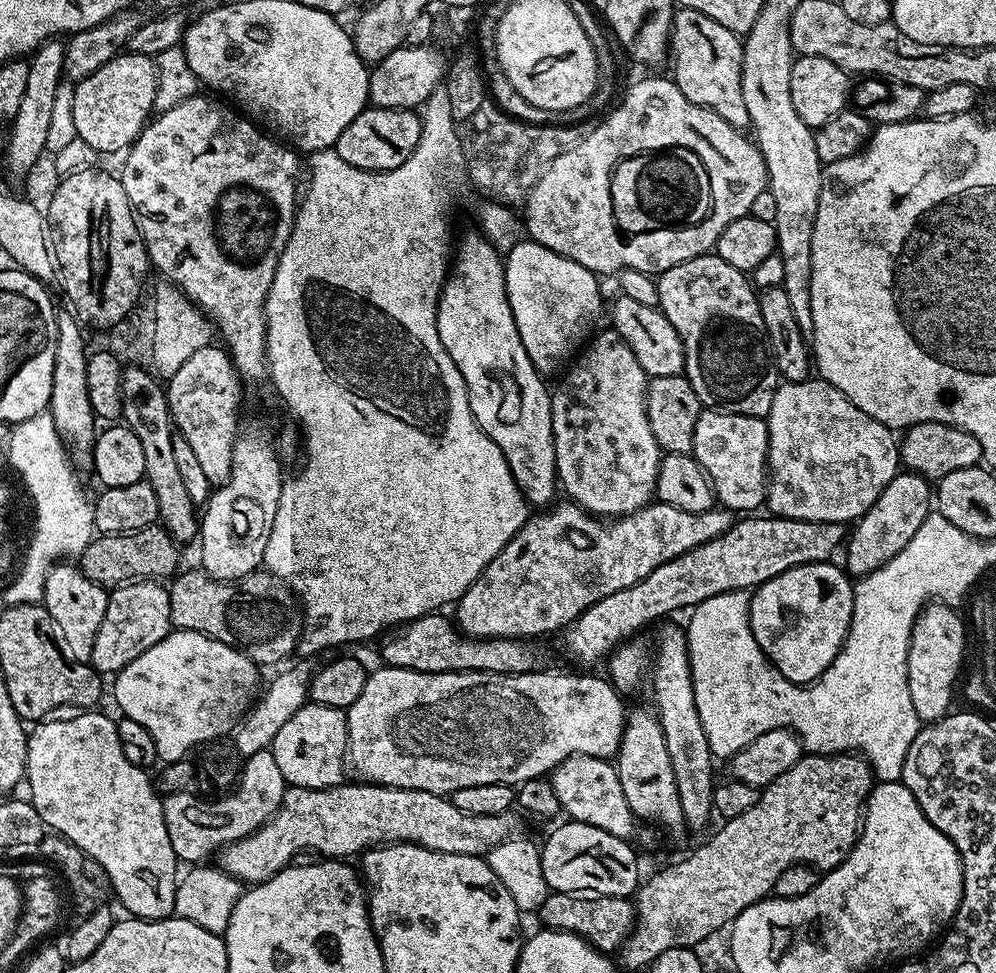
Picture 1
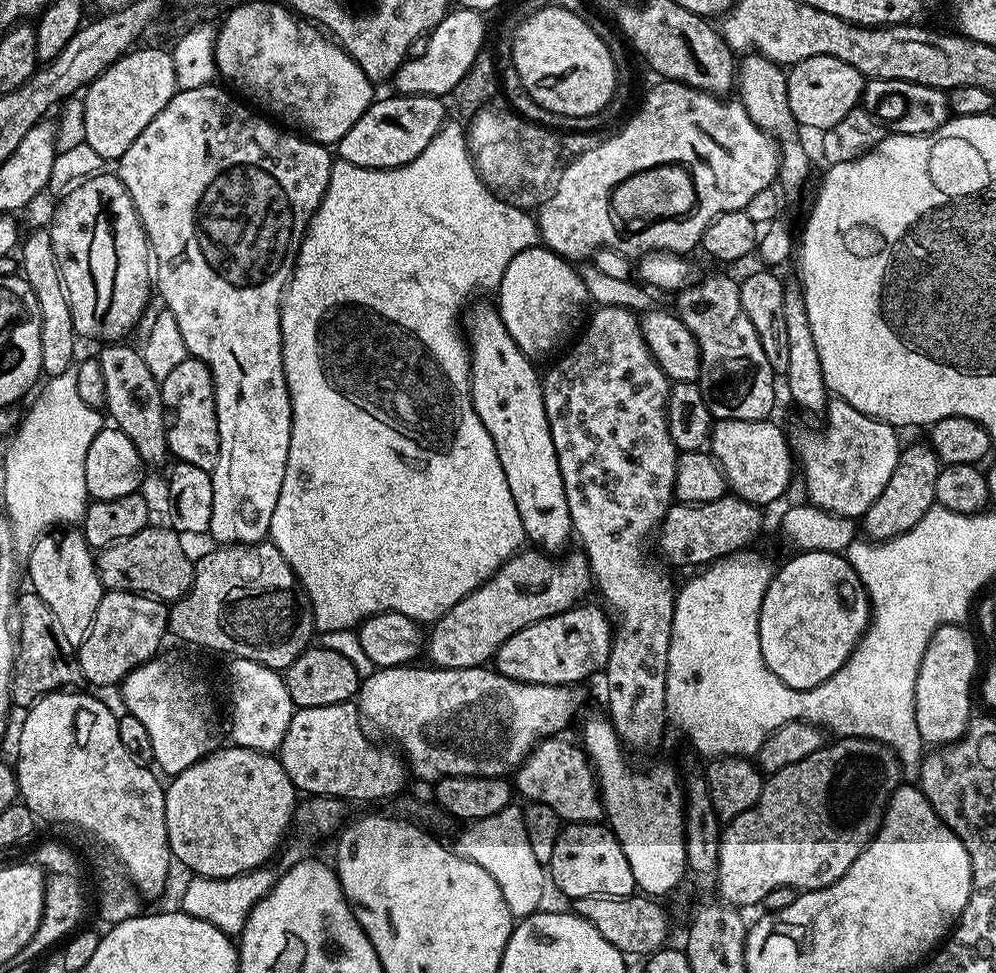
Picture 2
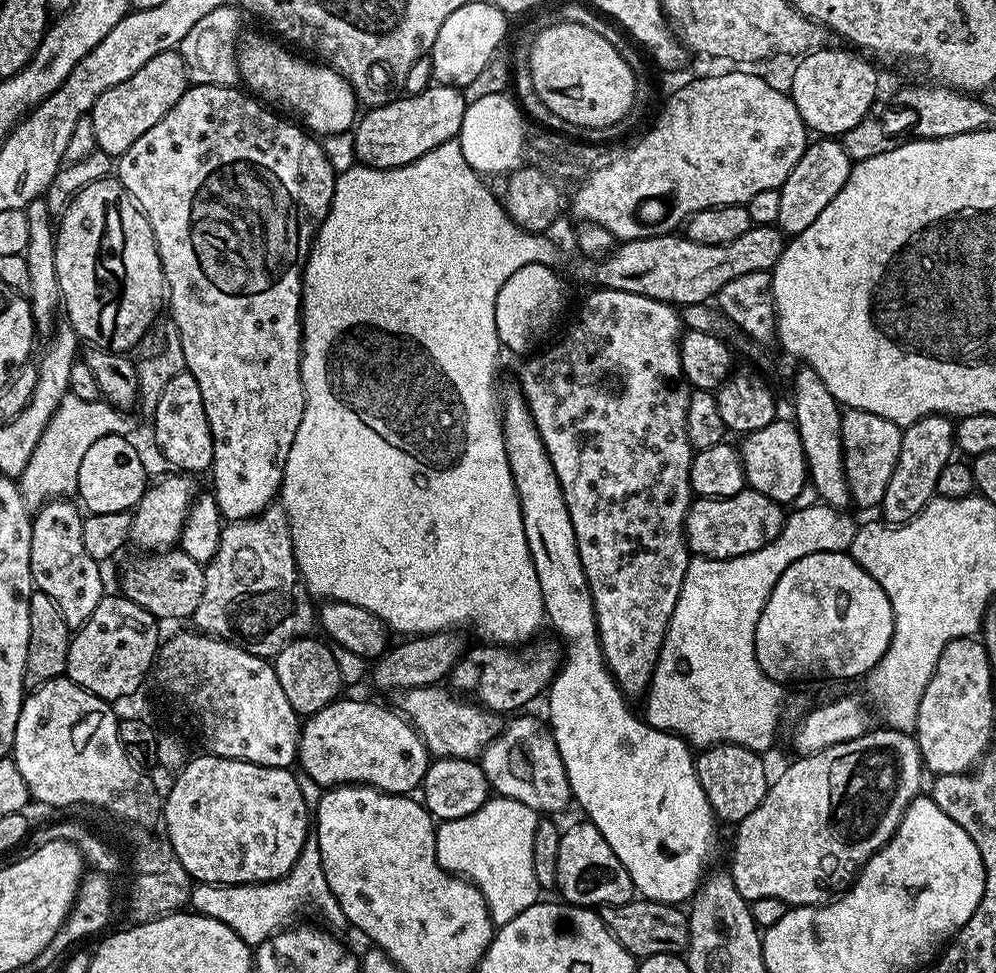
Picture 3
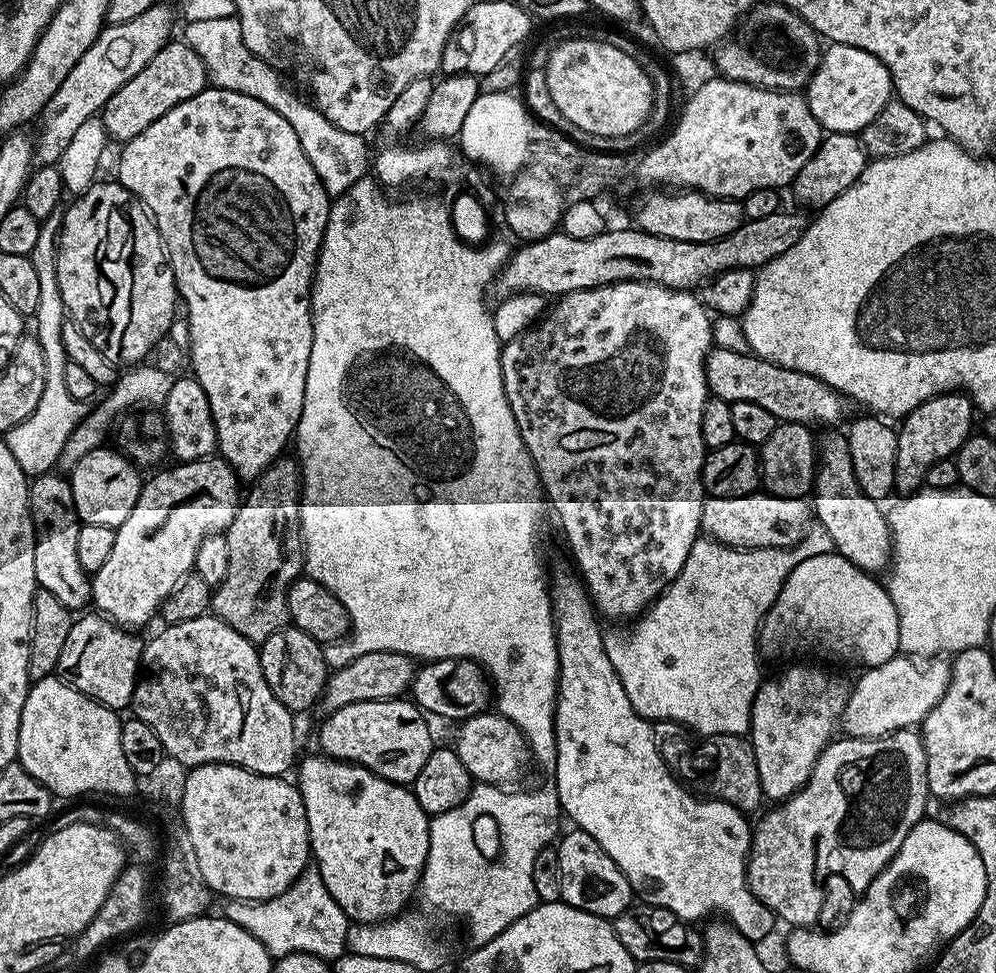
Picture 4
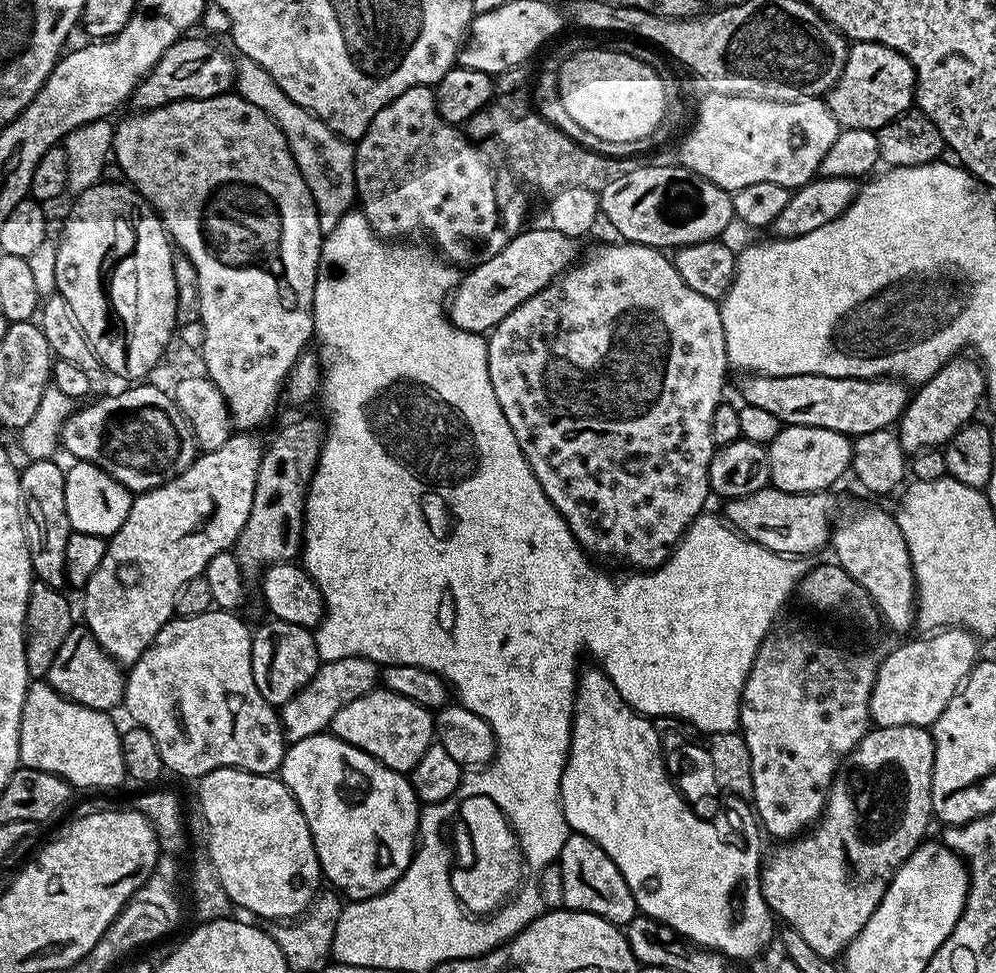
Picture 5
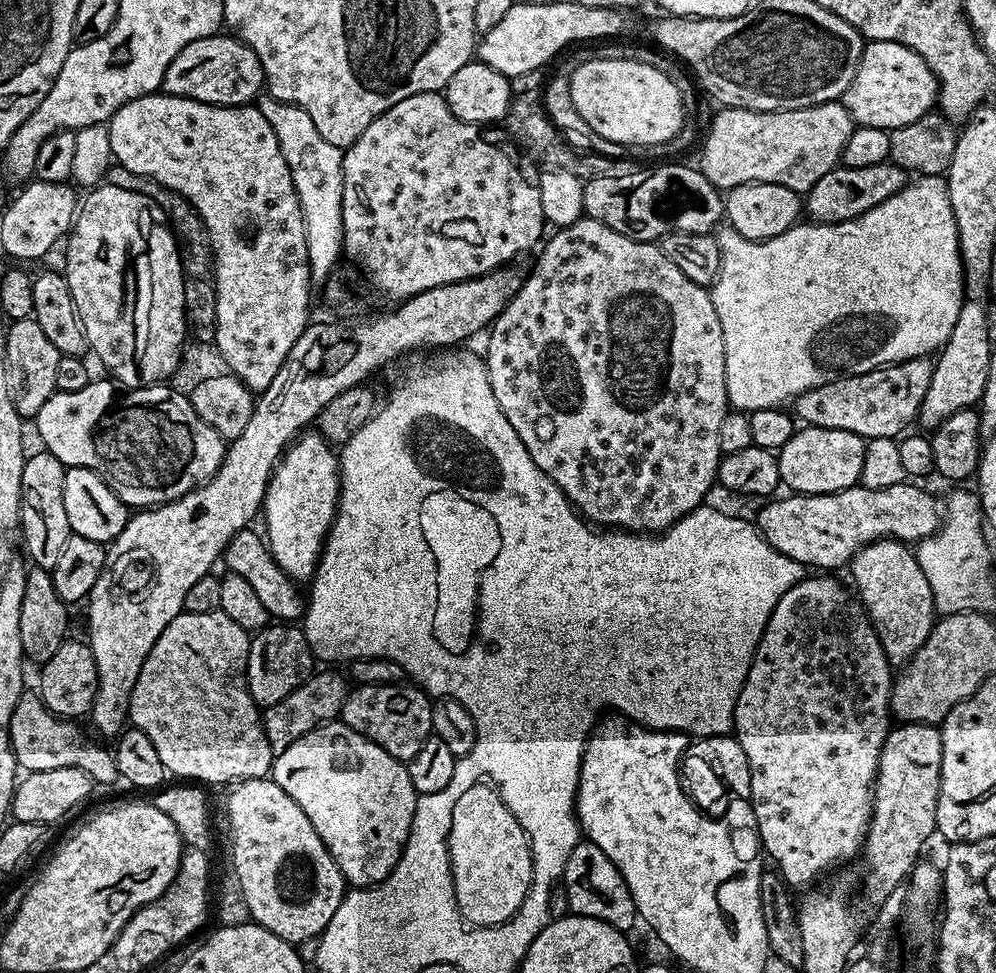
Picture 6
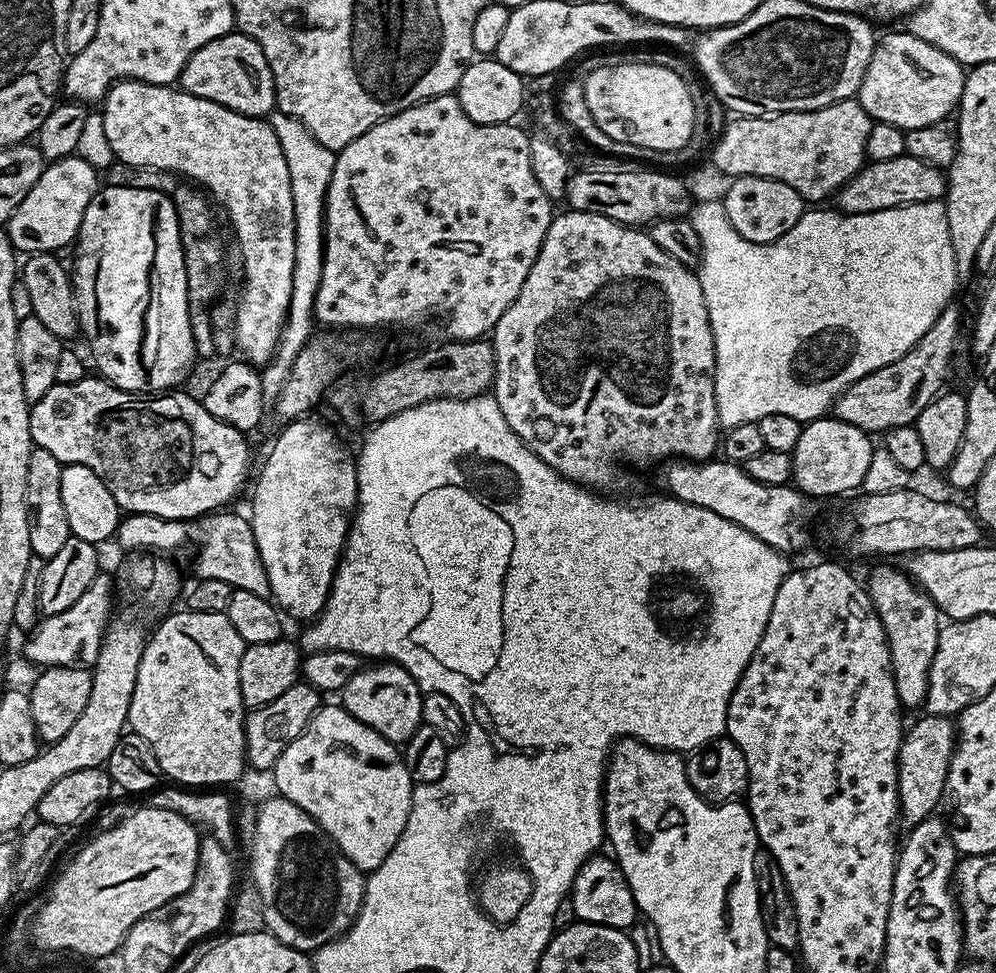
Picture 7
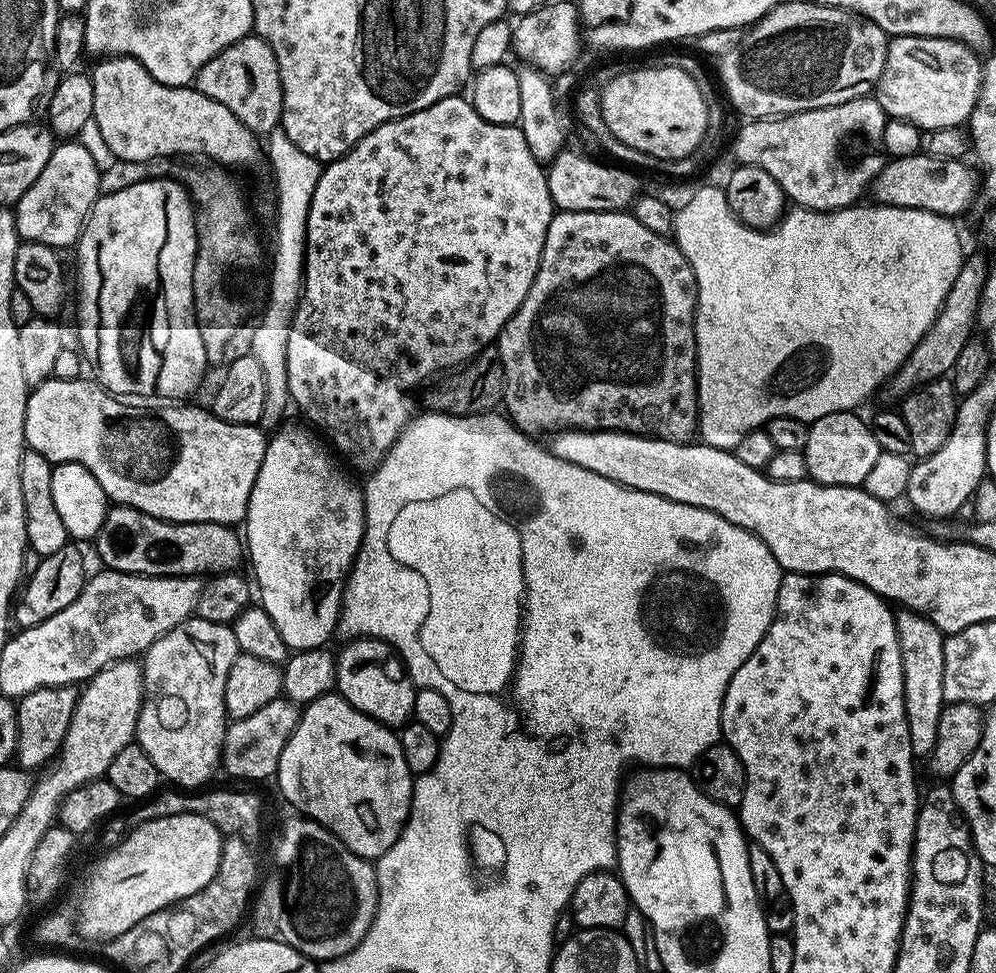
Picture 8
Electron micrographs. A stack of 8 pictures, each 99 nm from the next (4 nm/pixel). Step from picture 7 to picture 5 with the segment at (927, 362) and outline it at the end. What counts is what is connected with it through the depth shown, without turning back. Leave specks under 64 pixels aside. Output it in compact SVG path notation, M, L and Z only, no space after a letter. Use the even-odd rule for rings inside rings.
M748 374L740 384L740 396L749 408L761 408L774 414L781 425L818 426L826 430L841 432L843 436L855 438L870 434L874 430L891 429L904 413L910 399L909 385L895 378L859 380L858 378L830 378L822 374L794 374L793 376L757 376Z

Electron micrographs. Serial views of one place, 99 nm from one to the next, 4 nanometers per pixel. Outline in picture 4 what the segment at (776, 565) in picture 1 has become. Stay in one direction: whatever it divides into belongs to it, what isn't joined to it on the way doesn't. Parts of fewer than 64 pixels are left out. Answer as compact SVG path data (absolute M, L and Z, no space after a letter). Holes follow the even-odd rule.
M446 658L445 660L430 660L417 667L410 699L421 712L429 717L441 716L444 720L469 720L480 712L490 708L490 677L478 662L466 658Z

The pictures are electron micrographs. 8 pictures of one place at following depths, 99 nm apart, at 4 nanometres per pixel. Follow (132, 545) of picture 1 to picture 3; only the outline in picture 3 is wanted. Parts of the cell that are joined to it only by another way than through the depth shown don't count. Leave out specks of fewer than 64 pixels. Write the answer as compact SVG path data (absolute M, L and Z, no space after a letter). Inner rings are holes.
M160 550L155 554L140 554L124 568L120 576L119 591L128 600L142 606L157 621L184 620L191 621L198 602L202 602L204 589L204 565L194 562L190 554L179 550Z

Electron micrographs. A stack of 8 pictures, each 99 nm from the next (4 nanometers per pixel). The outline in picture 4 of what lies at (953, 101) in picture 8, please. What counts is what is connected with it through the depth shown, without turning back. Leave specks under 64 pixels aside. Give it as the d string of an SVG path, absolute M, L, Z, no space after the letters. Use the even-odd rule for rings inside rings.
M829 43L823 49L820 65L808 79L806 99L810 106L810 114L818 118L821 129L825 133L851 132L858 134L893 99L894 89L892 75L886 65L874 54L866 50L858 50L858 46Z

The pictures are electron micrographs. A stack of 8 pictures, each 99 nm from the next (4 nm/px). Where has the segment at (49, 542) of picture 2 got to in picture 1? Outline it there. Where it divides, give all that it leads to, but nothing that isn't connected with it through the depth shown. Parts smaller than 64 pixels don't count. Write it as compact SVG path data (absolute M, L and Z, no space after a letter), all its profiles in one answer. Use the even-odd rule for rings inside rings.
M56 562L52 565L45 580L43 605L50 610L50 618L58 622L66 643L70 646L70 654L74 658L88 662L94 654L94 637L98 634L98 626L102 626L102 618L106 618L108 592L105 585L95 584L79 567L72 562Z

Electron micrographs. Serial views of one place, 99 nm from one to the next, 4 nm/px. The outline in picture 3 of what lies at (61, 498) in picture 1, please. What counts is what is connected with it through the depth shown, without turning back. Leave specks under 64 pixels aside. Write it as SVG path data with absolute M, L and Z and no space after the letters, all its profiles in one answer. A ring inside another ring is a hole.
M72 393L65 395L43 431L26 470L18 478L24 504L30 510L35 510L51 499L73 495L77 488L79 467L86 451L102 437L134 435L138 428L138 420L134 415L136 414L113 407L105 400L85 402Z

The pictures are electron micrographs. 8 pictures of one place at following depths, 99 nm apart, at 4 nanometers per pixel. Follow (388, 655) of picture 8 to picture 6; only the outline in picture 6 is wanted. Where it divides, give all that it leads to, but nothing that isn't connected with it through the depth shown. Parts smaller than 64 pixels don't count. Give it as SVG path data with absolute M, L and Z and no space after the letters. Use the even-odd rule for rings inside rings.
M412 682L362 684L353 687L342 706L339 719L350 730L358 730L370 742L382 746L395 760L407 762L422 750L422 742L433 735L432 705L429 693Z

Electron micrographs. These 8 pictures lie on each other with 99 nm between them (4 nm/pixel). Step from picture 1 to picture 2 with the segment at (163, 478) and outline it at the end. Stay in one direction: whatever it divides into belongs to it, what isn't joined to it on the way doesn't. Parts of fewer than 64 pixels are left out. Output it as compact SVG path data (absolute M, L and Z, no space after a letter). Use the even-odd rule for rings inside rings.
M108 342L98 353L102 366L102 378L106 381L107 415L112 415L111 423L122 430L134 442L138 454L145 465L160 464L169 459L168 425L164 399L160 393L160 380L150 366L146 366L144 353L139 347L128 342Z

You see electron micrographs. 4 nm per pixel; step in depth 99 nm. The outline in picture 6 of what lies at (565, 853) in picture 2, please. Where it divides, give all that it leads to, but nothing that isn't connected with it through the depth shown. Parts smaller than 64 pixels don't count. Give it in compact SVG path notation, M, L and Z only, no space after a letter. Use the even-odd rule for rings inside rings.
M581 842L574 846L570 854L570 862L566 862L562 886L568 895L568 907L577 916L598 918L610 926L621 930L629 930L638 924L636 903L614 862L606 858L606 854L597 844Z

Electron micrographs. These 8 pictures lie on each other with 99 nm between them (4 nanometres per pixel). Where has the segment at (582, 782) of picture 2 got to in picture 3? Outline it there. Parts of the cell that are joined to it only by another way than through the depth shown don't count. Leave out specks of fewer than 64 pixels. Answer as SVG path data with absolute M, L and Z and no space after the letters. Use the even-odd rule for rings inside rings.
M516 714L501 727L496 739L491 740L480 753L478 763L497 796L517 800L536 814L556 814L573 803L572 791L566 778L566 766L558 754L558 746L543 719Z

